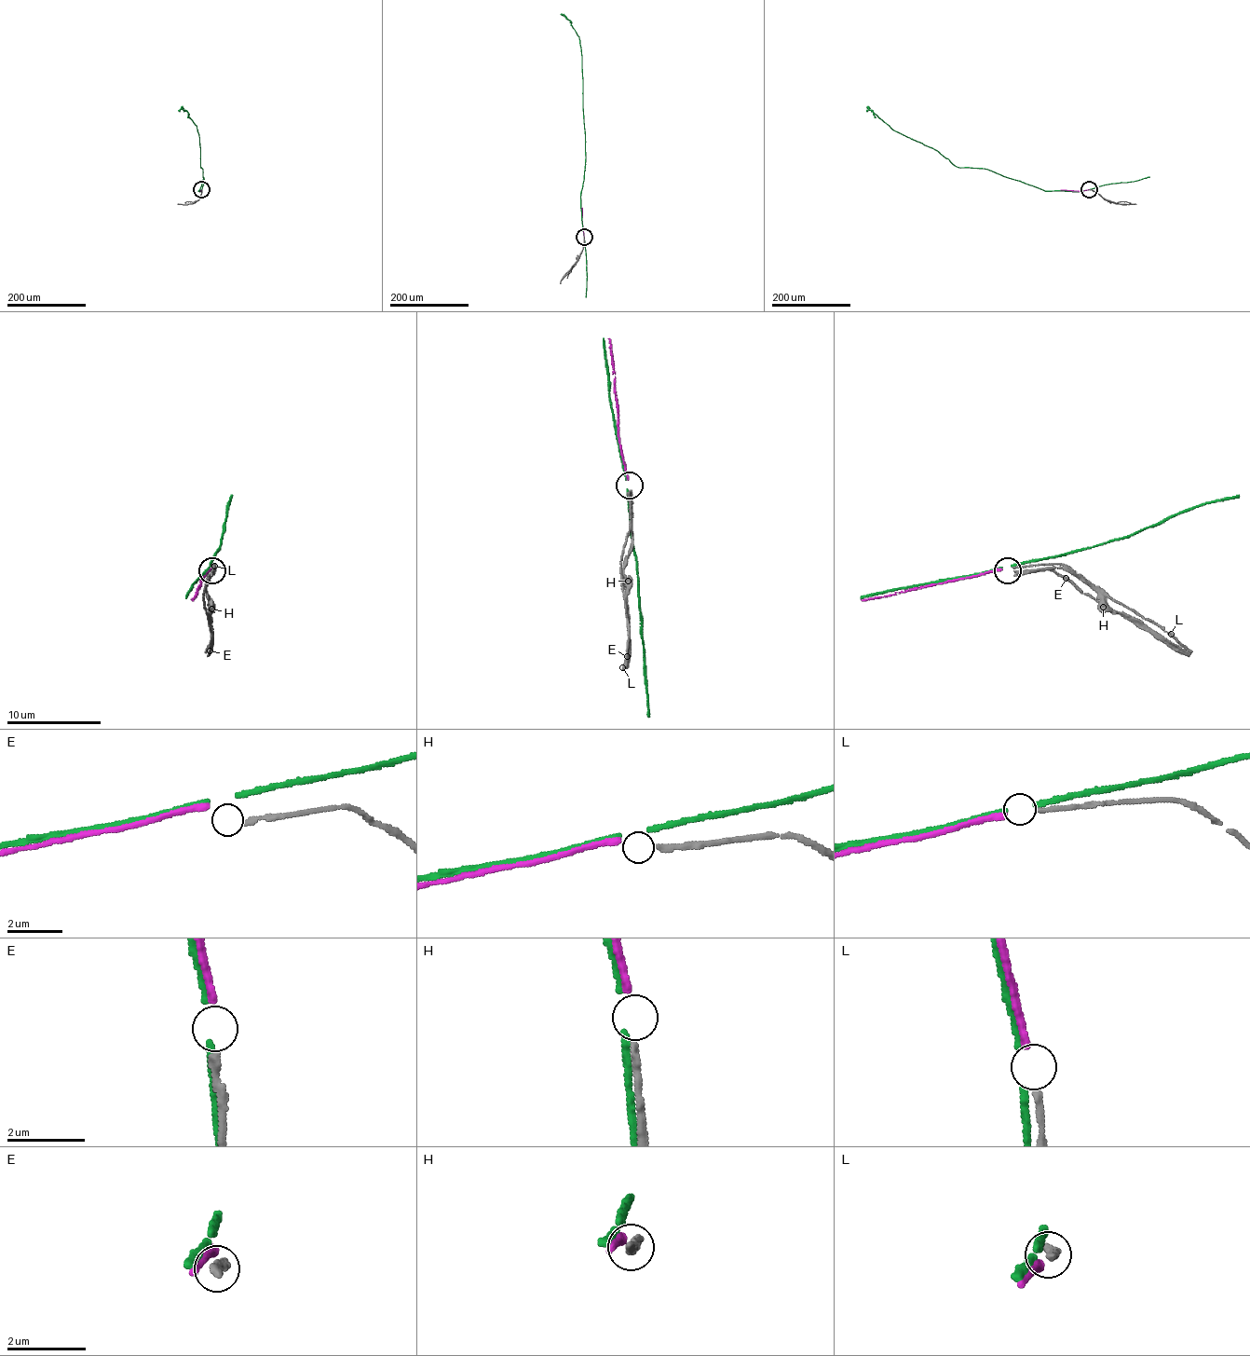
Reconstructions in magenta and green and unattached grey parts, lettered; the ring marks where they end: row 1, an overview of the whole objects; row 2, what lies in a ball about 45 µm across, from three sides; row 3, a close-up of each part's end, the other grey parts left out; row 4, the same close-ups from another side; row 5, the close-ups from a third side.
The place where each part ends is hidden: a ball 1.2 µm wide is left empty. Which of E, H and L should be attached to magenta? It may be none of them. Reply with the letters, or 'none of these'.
L

